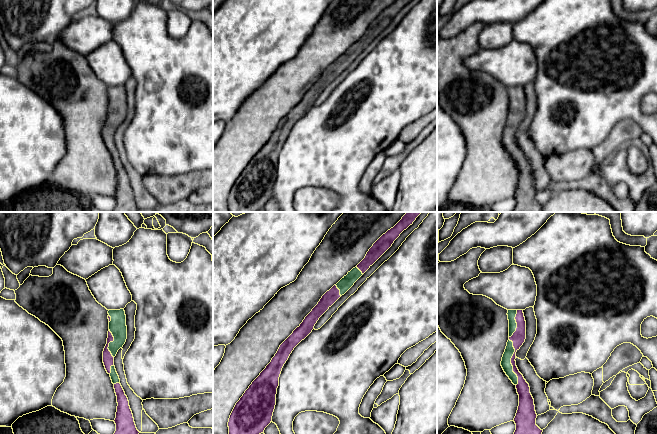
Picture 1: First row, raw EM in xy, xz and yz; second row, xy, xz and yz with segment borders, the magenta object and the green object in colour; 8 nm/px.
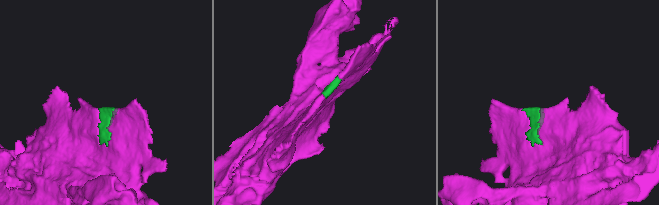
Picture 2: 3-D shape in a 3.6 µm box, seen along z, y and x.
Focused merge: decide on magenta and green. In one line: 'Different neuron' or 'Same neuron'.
Same neuron

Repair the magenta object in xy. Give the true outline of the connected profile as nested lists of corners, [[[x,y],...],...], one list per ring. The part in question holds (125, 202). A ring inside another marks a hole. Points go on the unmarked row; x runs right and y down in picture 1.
[[[124,85],[109,86],[109,107],[107,120],[103,127],[103,139],[114,160],[117,172],[117,188],[114,196],[116,207],[112,212],[139,212],[129,177],[120,160],[119,152],[114,142],[114,133],[123,123],[127,115],[126,91]]]

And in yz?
[[[508,86],[509,116],[502,133],[501,142],[516,162],[519,182],[514,194],[516,206],[512,212],[542,212],[543,206],[536,201],[537,190],[529,160],[516,142],[516,128],[526,115],[526,97],[523,86]]]

